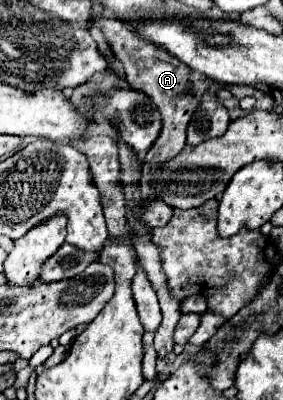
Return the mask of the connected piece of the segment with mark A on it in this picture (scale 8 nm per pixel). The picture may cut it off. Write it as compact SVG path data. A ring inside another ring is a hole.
M88 19L88 31L96 27L102 31L104 39L108 39L108 45L114 53L114 57L124 65L124 75L130 83L132 89L144 91L154 105L158 107L162 115L162 131L156 139L156 143L148 149L148 155L144 161L148 163L162 163L172 159L176 153L180 153L186 145L186 127L190 123L190 117L198 105L196 97L188 95L188 85L190 85L190 69L188 65L180 63L174 55L168 55L162 47L156 47L154 43L146 43L138 33L128 29L120 19Z

